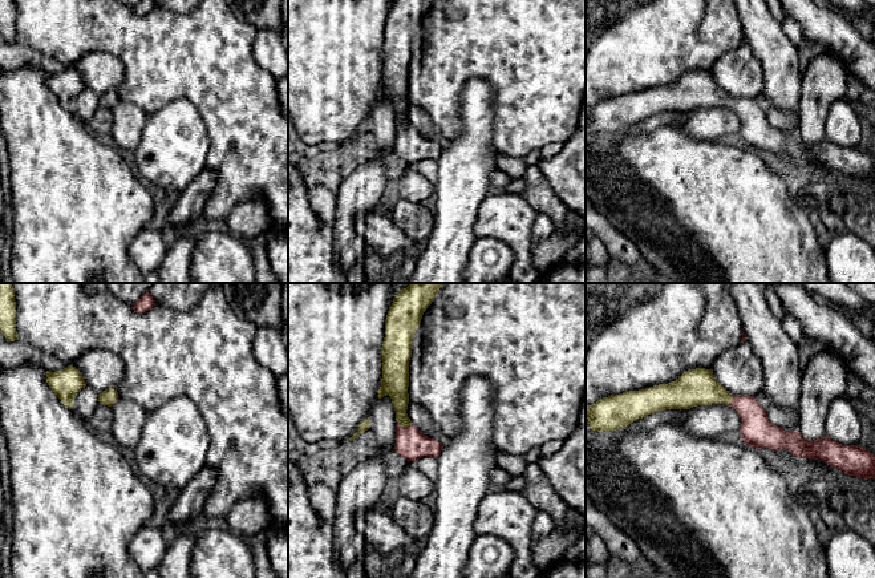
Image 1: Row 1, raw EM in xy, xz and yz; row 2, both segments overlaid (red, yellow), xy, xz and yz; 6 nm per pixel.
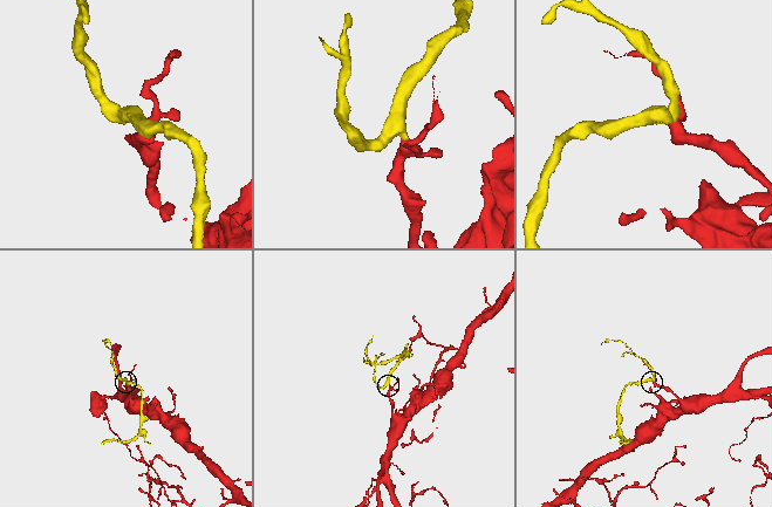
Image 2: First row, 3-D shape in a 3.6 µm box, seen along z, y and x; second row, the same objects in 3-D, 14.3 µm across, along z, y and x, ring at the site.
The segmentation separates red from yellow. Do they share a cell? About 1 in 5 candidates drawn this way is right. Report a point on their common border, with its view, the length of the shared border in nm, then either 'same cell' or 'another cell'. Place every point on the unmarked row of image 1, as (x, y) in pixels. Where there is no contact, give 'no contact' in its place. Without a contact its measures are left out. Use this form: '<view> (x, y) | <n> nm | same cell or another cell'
xz (405, 130) | 100 nm | same cell

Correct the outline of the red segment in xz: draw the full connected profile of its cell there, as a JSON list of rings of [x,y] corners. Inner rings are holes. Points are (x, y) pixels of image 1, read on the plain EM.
[[[394,0],[385,21],[385,40],[382,45],[382,81],[378,101],[389,97],[396,113],[396,154],[406,163],[417,163],[422,158],[437,161],[443,147],[425,138],[408,120],[409,106],[409,62],[412,60],[412,43],[421,25],[422,17],[434,0]]]

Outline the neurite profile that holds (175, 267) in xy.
[[[187,226],[178,231],[177,241],[166,250],[166,255],[157,270],[161,283],[194,283],[191,278],[193,252],[200,233],[195,226]]]

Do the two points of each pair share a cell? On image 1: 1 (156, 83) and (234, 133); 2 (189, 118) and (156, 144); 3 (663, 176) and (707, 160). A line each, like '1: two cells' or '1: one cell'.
1: one cell
2: one cell
3: one cell

